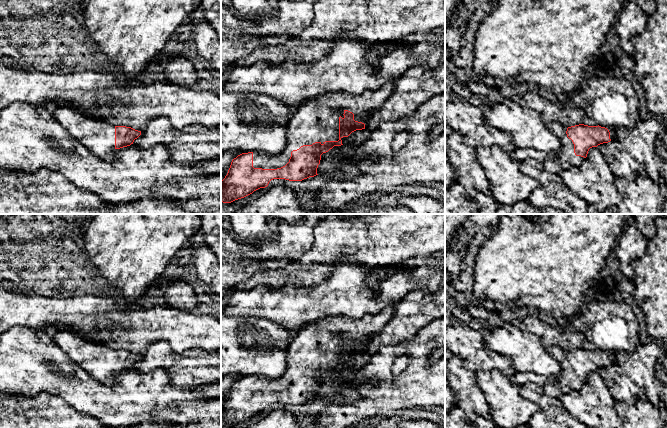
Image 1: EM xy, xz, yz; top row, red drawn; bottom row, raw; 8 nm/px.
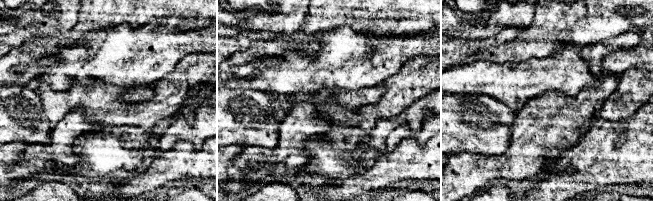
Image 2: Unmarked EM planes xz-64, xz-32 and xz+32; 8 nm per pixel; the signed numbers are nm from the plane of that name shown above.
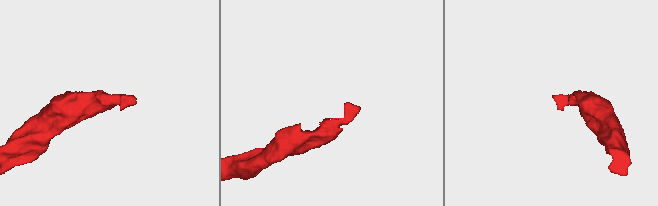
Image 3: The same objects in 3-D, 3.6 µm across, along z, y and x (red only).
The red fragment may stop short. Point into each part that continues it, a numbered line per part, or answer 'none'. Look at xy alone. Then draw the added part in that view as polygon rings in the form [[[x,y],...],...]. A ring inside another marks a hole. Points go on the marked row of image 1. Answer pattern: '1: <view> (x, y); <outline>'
1: xy (98, 135); [[[59,107],[54,117],[86,148],[104,160],[110,161],[115,150],[115,126],[108,120],[93,119],[72,107]]]

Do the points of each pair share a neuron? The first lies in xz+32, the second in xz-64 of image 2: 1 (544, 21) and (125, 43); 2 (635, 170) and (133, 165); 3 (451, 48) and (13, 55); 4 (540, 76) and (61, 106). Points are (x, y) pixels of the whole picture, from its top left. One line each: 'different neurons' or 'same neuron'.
1: different neurons
2: different neurons
3: different neurons
4: different neurons

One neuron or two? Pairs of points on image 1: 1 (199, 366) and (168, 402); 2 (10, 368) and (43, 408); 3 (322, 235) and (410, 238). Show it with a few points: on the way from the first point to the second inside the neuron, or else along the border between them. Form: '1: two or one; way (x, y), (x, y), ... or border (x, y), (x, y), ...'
1: two; border (165, 370), (173, 385), (203, 385)
2: two; border (10, 394), (52, 393), (57, 396)
3: one; way (344, 236), (388, 236)

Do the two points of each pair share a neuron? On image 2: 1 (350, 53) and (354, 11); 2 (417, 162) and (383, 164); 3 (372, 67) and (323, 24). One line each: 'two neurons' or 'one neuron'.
1: two neurons
2: one neuron
3: two neurons

